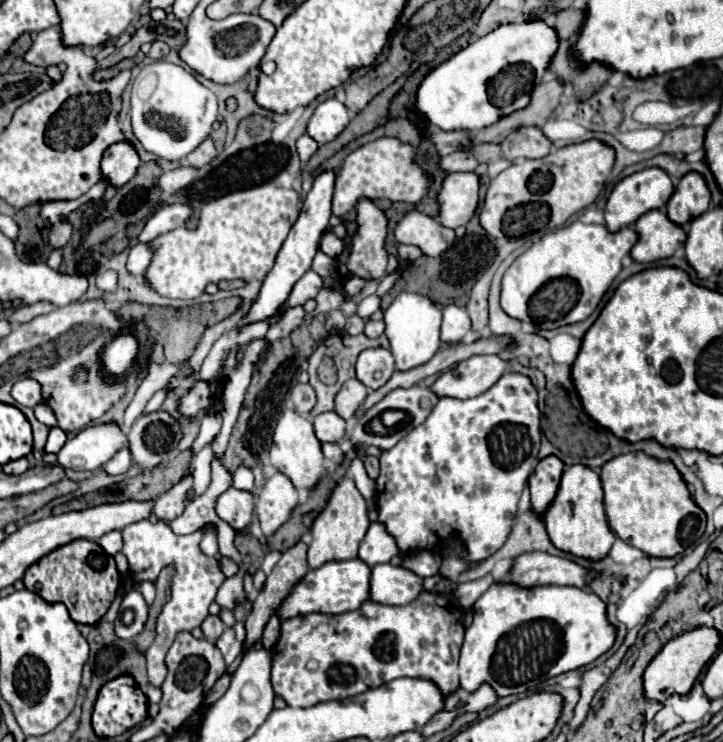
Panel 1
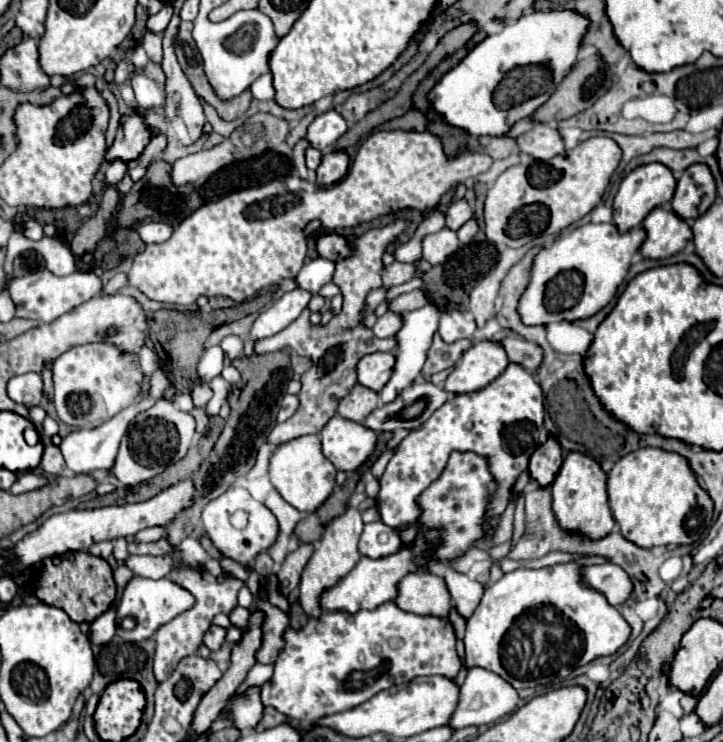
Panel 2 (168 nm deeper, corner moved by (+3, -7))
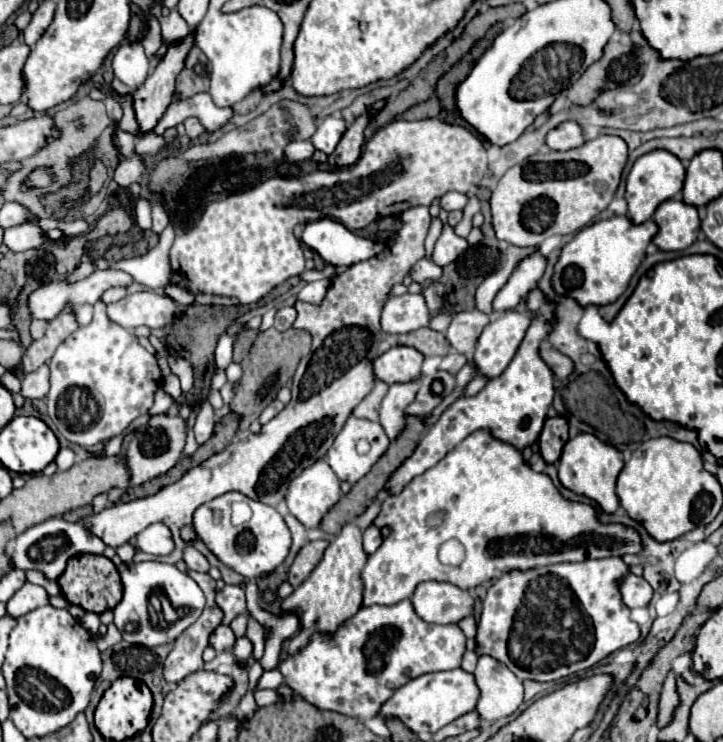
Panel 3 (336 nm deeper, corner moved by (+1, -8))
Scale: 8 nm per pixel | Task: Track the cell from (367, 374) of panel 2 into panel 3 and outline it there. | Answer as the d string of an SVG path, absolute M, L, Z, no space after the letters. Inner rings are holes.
M394 346L374 360L374 372L386 384L420 380L424 354L410 346Z

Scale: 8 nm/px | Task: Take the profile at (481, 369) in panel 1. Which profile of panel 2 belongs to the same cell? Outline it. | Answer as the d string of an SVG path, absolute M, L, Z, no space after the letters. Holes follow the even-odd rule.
M476 341L454 367L444 383L444 391L452 395L466 395L484 389L508 367L506 351L496 341Z

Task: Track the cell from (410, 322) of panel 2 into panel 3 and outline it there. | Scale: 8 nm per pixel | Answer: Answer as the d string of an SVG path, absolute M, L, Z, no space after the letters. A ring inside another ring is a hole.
M418 382L392 384L380 408L380 424L390 440L396 440L406 424L406 406L412 404L418 392Z

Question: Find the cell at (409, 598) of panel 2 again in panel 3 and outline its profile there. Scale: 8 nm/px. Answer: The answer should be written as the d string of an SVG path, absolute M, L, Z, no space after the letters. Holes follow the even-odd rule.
M422 582L412 604L416 614L432 624L458 624L460 620L474 614L474 596L448 582Z

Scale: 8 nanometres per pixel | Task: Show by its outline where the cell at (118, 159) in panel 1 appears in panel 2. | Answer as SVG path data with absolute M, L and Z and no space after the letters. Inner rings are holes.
M124 115L116 133L112 147L106 151L106 161L114 163L116 159L130 163L136 161L144 147L150 141L150 133L140 115Z

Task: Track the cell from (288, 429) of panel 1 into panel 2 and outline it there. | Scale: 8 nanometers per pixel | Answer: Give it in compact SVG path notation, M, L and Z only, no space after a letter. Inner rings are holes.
M302 435L286 443L280 443L272 449L268 475L270 475L272 485L278 489L278 493L292 507L296 507L302 513L312 513L332 493L336 467L332 467L332 463L328 463L328 459L324 457L318 435Z

